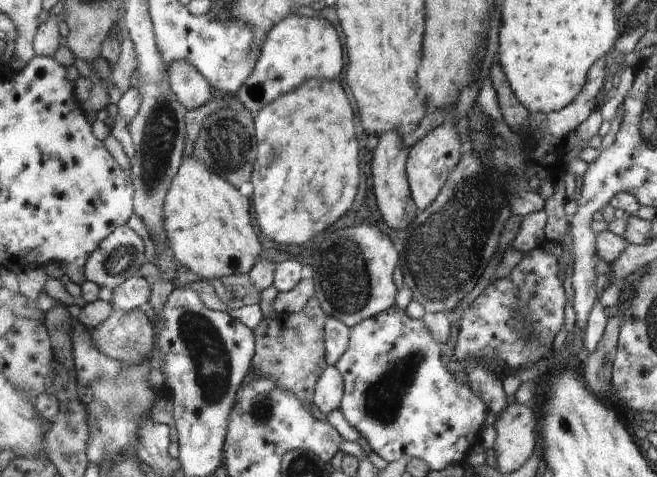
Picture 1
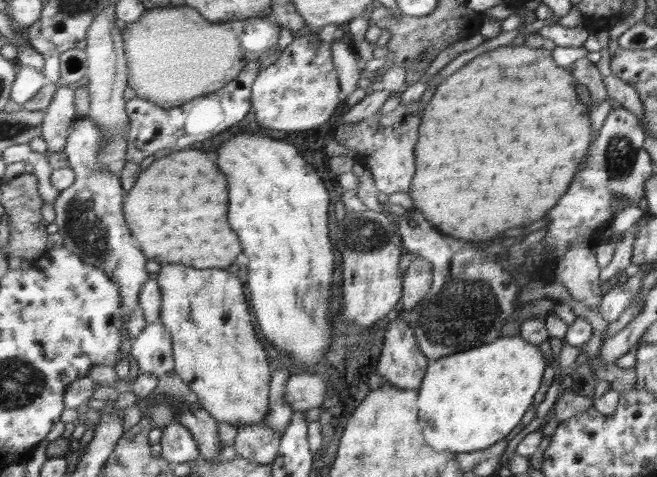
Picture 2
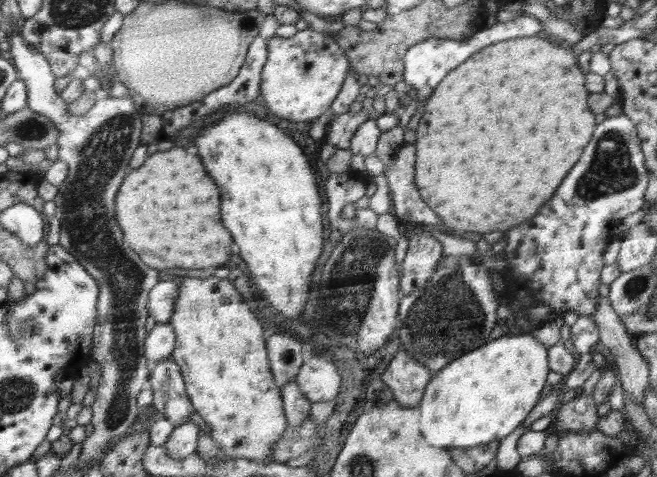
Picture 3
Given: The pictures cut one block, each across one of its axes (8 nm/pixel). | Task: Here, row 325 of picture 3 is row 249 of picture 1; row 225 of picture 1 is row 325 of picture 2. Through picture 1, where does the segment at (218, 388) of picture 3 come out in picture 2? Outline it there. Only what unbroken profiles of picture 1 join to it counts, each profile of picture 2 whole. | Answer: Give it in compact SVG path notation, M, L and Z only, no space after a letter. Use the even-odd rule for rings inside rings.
M163 264L158 272L156 280L161 288L161 321L162 324L170 331L173 344L173 362L175 363L174 372L182 377L184 383L190 385L190 389L196 393L196 397L202 401L202 408L206 409L218 422L230 423L236 428L242 425L252 425L265 421L268 414L268 382L270 382L270 368L268 368L268 358L258 342L254 328L252 328L252 318L248 312L246 296L244 296L244 286L238 276L232 276L226 269L196 269L184 264Z

